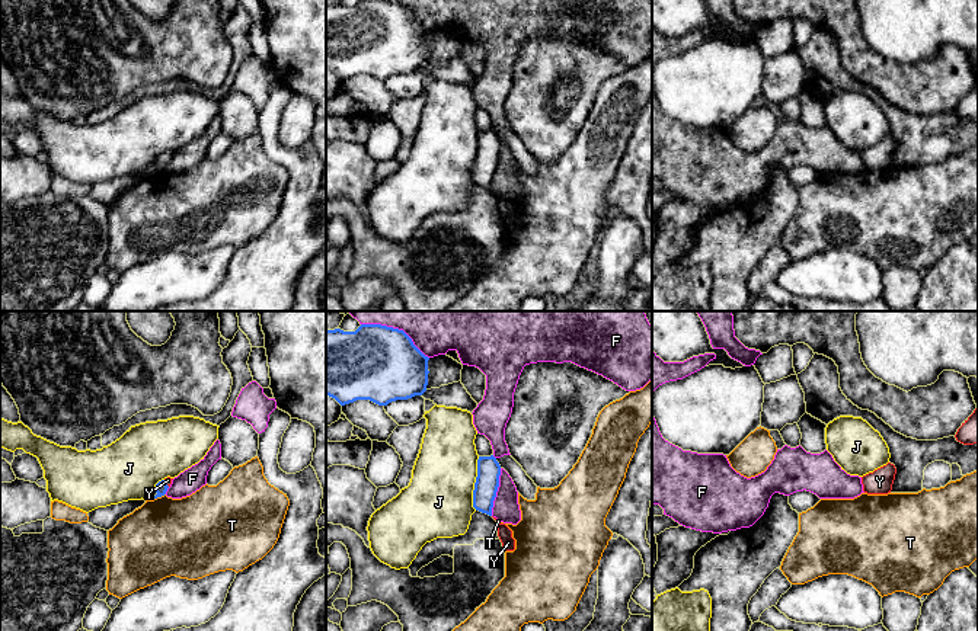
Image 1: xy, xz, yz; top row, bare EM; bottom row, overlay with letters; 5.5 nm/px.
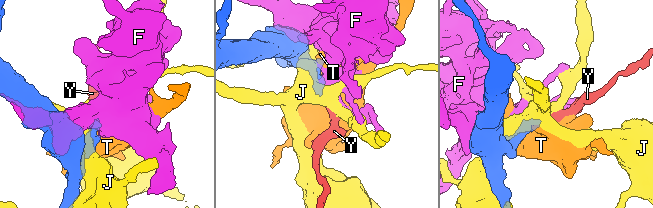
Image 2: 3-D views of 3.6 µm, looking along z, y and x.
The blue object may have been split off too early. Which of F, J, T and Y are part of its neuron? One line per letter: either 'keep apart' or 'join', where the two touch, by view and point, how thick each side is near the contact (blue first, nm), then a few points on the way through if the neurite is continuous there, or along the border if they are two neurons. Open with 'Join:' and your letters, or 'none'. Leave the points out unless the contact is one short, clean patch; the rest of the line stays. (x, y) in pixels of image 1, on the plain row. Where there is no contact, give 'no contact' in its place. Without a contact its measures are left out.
Join: Y
F: keep apart; contact xz (497, 165); calibres 130 and 140 nm
J: keep apart; contact xz (475, 157); calibres 130 and 380 nm
T: keep apart; contact xy (156, 172); calibres 70 and 440 nm
Y: join; contact xy (165, 157); calibres 70 and 40 nm; way xy (160, 162), (165, 157), (168, 154)

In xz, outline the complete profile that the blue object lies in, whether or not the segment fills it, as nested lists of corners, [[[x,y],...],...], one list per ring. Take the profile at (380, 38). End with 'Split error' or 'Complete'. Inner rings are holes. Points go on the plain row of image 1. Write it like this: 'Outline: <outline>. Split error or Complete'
Outline: [[[399,3],[326,4],[326,70],[341,80],[357,74],[387,80],[422,70],[428,60],[428,35]]]. Complete

